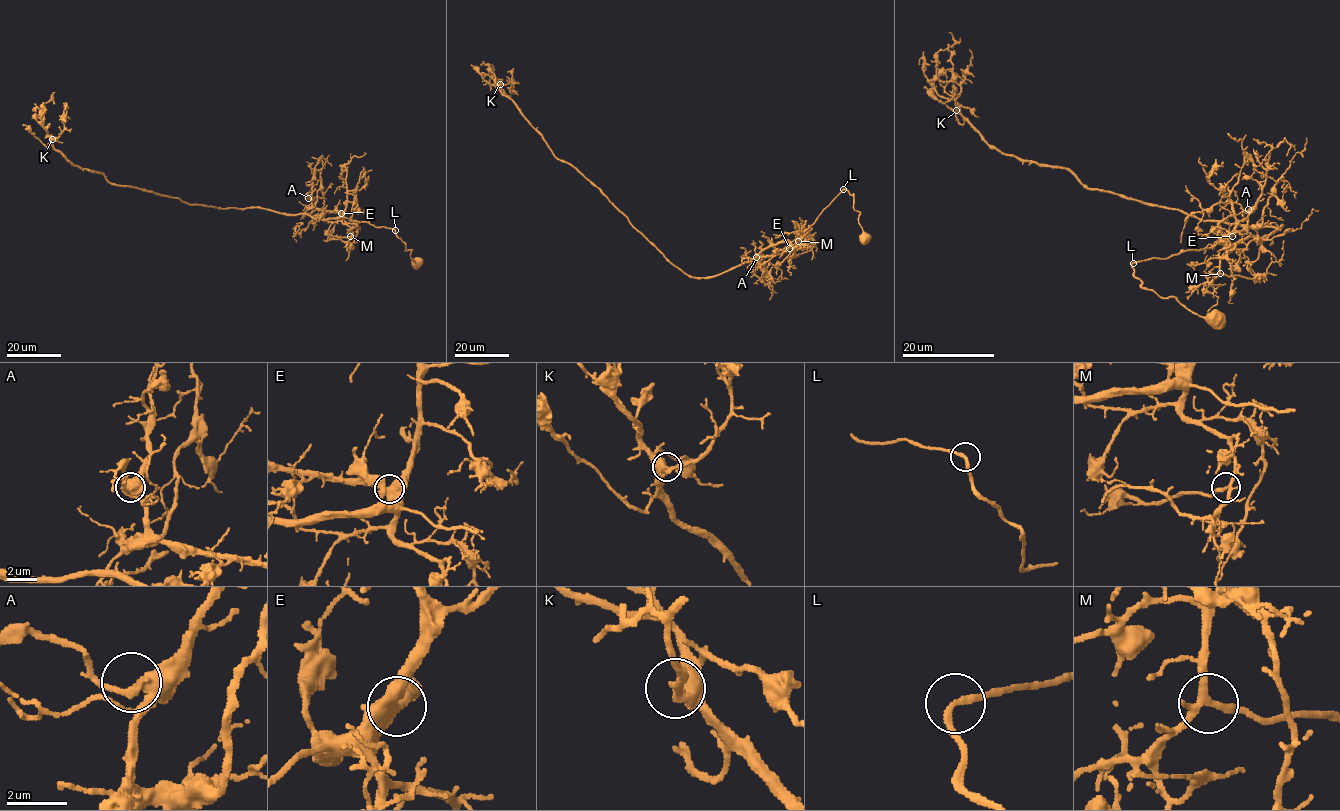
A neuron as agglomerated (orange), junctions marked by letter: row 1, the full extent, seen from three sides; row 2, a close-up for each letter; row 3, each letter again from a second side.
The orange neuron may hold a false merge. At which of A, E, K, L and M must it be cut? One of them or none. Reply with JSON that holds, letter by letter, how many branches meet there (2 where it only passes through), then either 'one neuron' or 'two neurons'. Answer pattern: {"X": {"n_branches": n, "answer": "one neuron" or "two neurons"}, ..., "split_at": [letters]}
{"A": {"n_branches": 3, "answer": "one neuron"}, "E": {"n_branches": 2, "answer": "one neuron"}, "K": {"n_branches": 2, "answer": "one neuron"}, "L": {"n_branches": 2, "answer": "one neuron"}, "M": {"n_branches": 3, "answer": "one neuron"}, "split_at": []}

